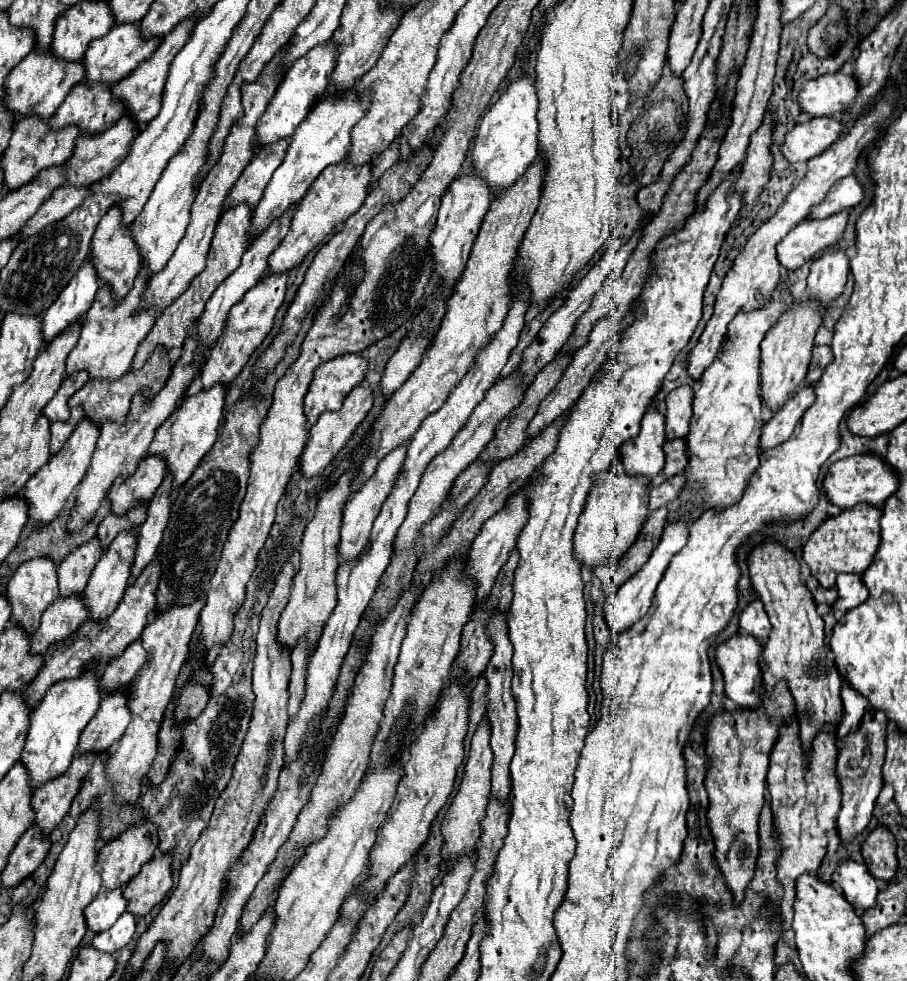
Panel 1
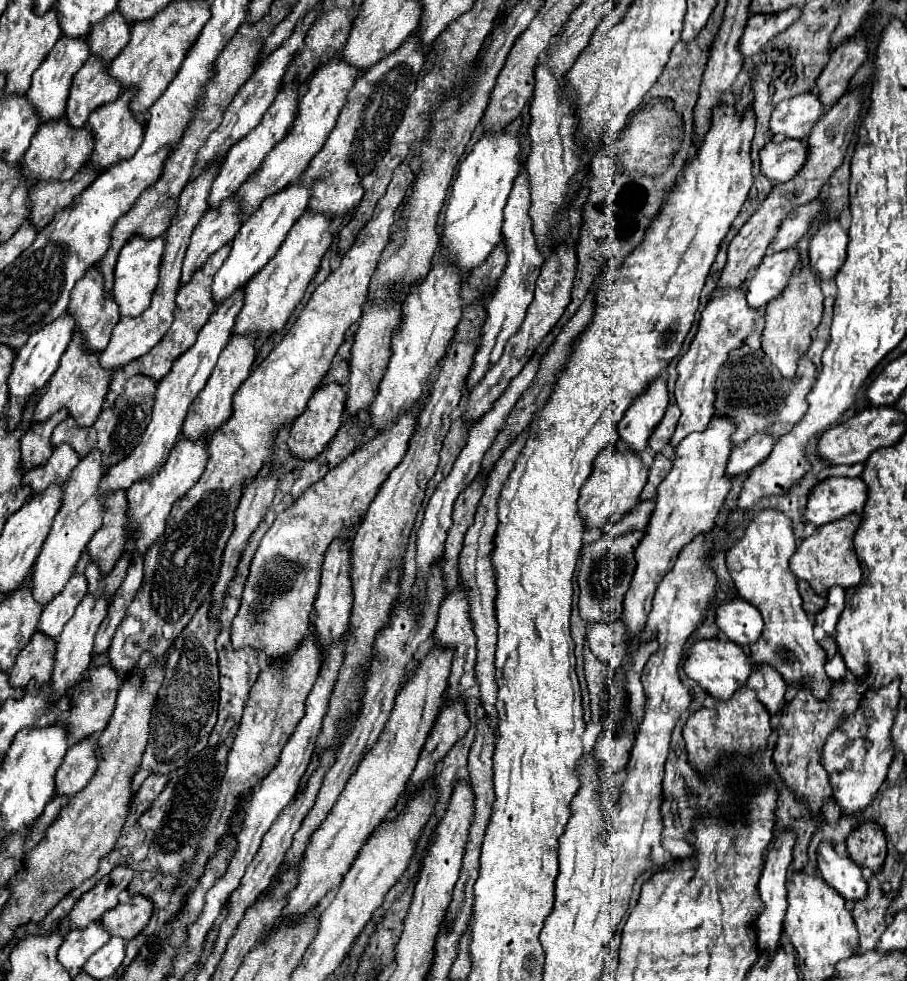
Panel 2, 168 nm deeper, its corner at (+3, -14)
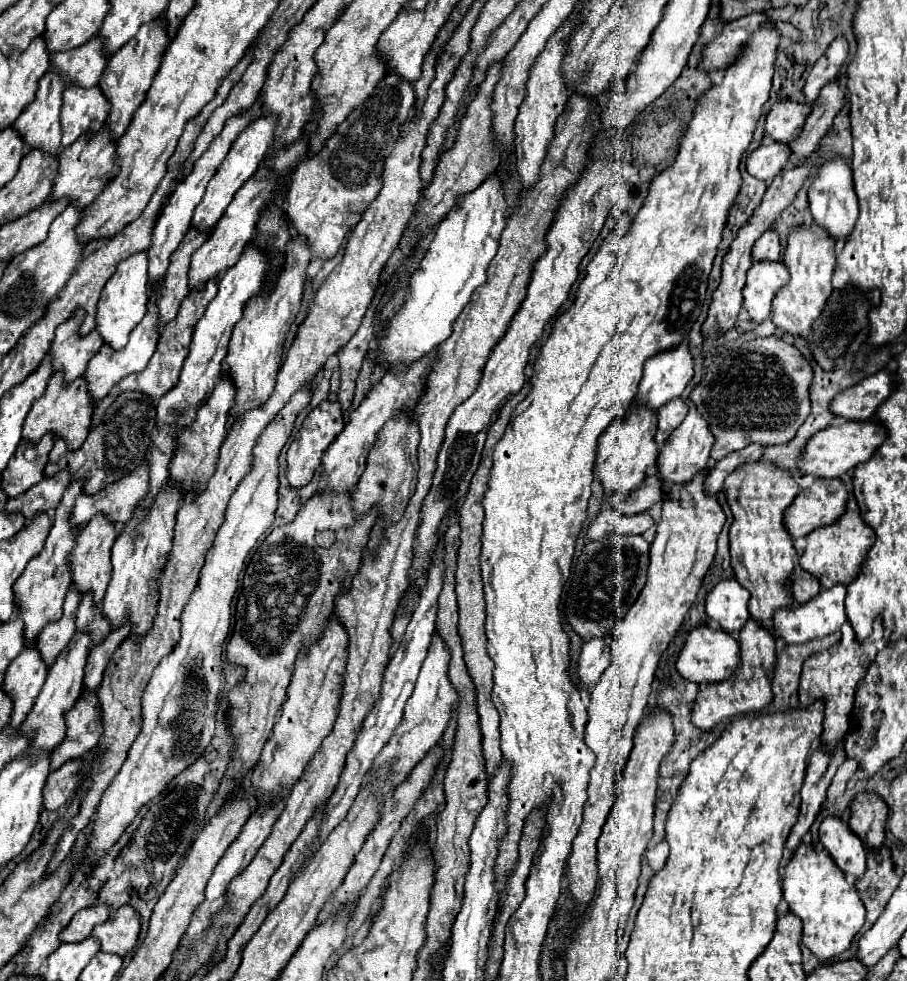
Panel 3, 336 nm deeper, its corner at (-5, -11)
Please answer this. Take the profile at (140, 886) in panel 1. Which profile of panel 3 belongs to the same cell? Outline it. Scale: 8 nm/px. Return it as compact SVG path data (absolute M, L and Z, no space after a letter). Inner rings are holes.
M119 907L109 915L109 919L97 925L91 931L101 945L101 951L125 957L137 943L139 935L139 915L131 911L131 907Z

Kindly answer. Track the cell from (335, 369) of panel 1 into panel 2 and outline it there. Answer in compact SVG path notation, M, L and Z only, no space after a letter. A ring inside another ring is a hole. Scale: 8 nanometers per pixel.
M337 382L315 388L313 396L307 402L307 408L303 410L303 414L299 414L295 418L295 422L289 428L287 444L289 444L289 450L297 458L311 460L311 458L315 458L317 454L321 454L325 450L325 446L333 440L333 436L337 434L337 430L341 426L341 418L343 418L343 410L345 410L345 398L347 398L345 388Z

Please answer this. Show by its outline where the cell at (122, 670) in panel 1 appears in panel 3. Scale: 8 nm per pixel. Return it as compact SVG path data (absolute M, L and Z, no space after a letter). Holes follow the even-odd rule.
M97 693L81 695L75 707L65 715L67 737L51 753L51 771L59 769L71 759L81 759L83 753L93 749L101 737L101 719L99 719L99 701Z

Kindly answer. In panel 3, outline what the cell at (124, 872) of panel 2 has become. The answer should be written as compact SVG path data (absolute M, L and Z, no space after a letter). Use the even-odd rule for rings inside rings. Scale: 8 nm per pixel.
M93 905L93 907L81 909L79 913L75 913L75 917L67 925L67 929L61 931L59 939L63 943L79 943L79 941L87 939L91 935L91 929L95 925L103 923L107 917L109 917L109 907L107 905Z

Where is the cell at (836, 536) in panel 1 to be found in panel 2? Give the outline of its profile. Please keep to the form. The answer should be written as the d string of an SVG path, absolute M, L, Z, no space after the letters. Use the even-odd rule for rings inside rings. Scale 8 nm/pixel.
M849 514L847 518L841 518L841 520L821 526L815 536L809 536L799 544L797 552L791 558L791 572L799 580L809 582L809 586L817 594L825 594L833 586L843 586L845 590L859 586L863 570L859 566L855 546L853 546L853 538L855 538L855 532L859 526L861 526L859 514Z

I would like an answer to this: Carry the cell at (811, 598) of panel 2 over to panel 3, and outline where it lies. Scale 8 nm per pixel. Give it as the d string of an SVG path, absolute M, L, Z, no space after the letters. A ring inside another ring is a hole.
M795 565L791 579L789 579L789 591L797 603L805 603L811 597L815 597L821 591L821 587L811 573L807 573L799 565Z

